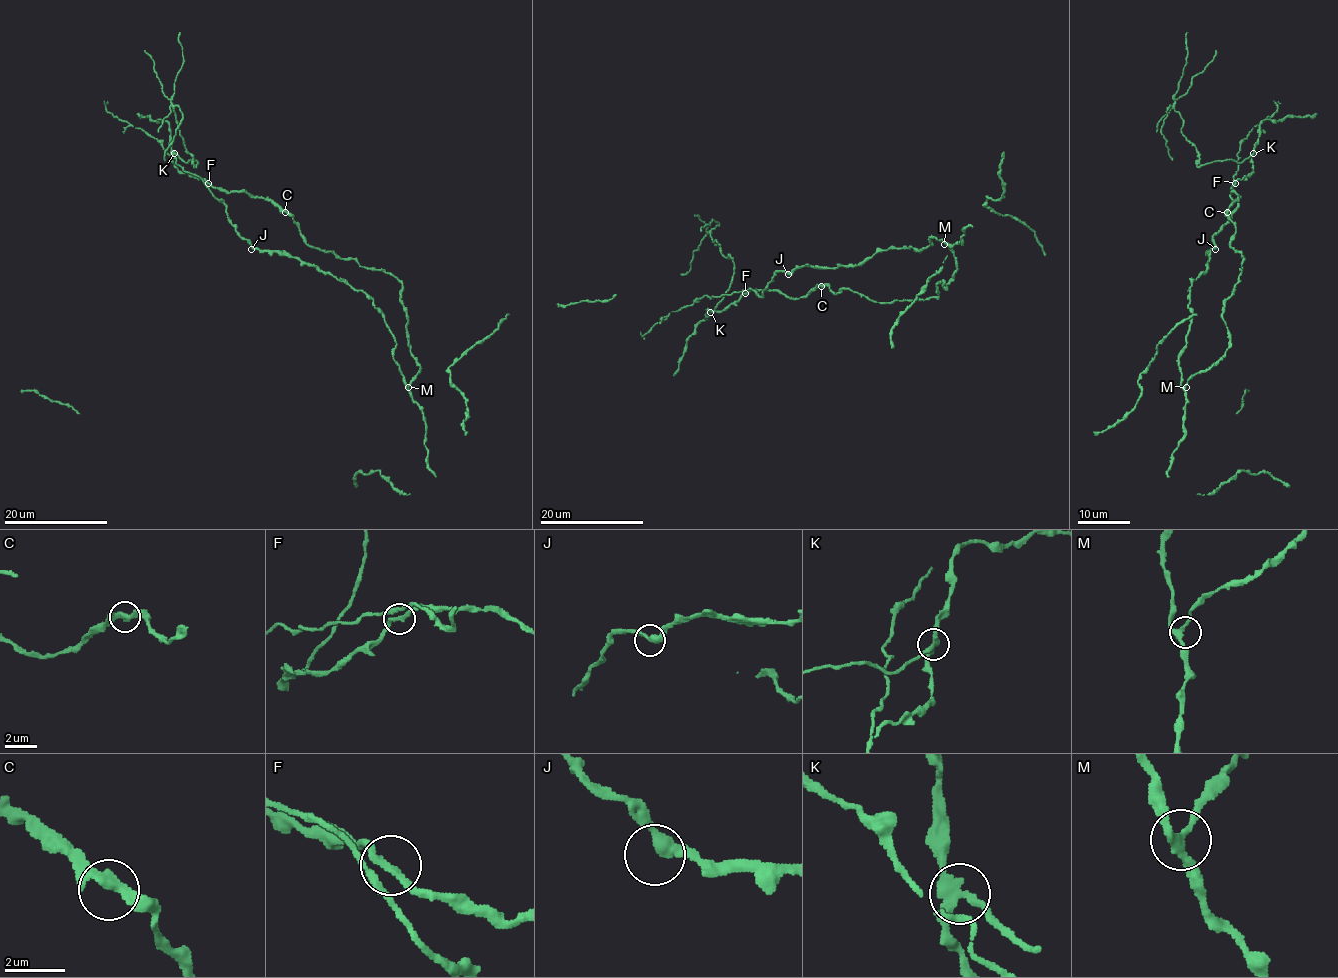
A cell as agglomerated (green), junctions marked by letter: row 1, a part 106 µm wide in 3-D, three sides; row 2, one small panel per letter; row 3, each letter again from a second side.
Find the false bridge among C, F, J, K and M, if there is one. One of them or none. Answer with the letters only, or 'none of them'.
K

